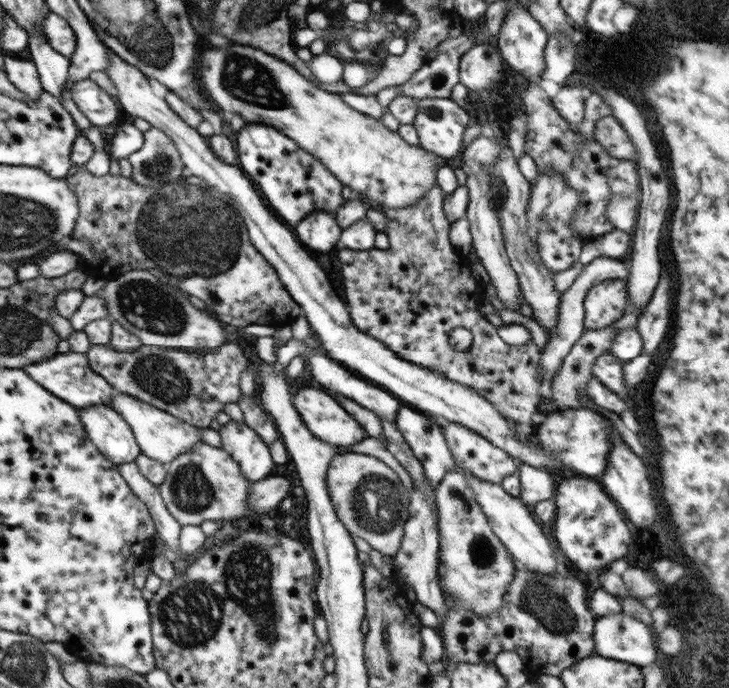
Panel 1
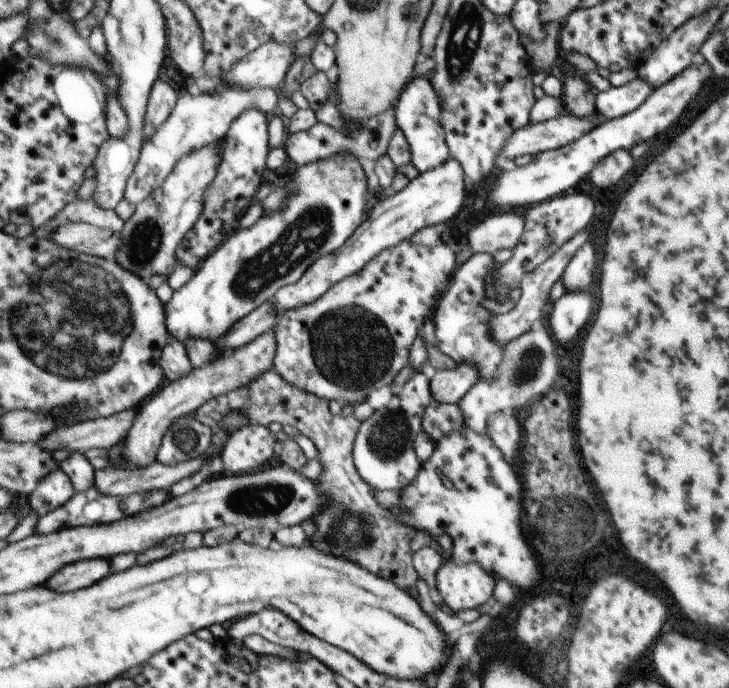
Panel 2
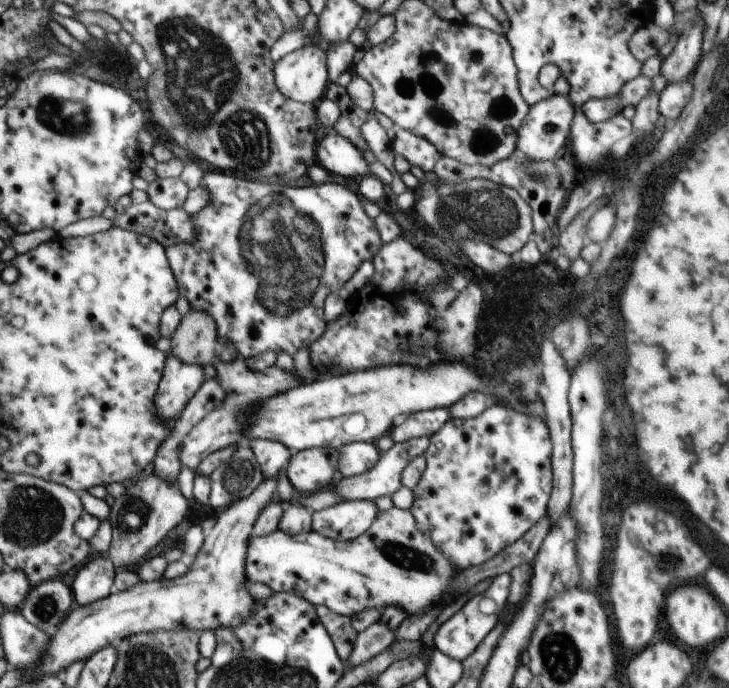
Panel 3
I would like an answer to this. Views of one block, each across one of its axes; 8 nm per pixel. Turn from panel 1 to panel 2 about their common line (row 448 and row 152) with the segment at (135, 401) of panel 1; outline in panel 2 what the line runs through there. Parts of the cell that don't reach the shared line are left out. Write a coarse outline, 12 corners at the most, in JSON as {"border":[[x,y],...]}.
{"border":[[272,88],[184,94],[144,142],[128,182],[136,206],[192,152],[224,139],[248,108],[276,108]]}

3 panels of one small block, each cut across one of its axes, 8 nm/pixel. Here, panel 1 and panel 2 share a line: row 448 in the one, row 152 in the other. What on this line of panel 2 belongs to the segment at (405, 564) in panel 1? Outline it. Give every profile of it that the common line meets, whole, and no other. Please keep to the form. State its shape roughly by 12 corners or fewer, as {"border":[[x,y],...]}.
{"border":[[416,75],[394,110],[421,173],[448,160],[440,101]]}

